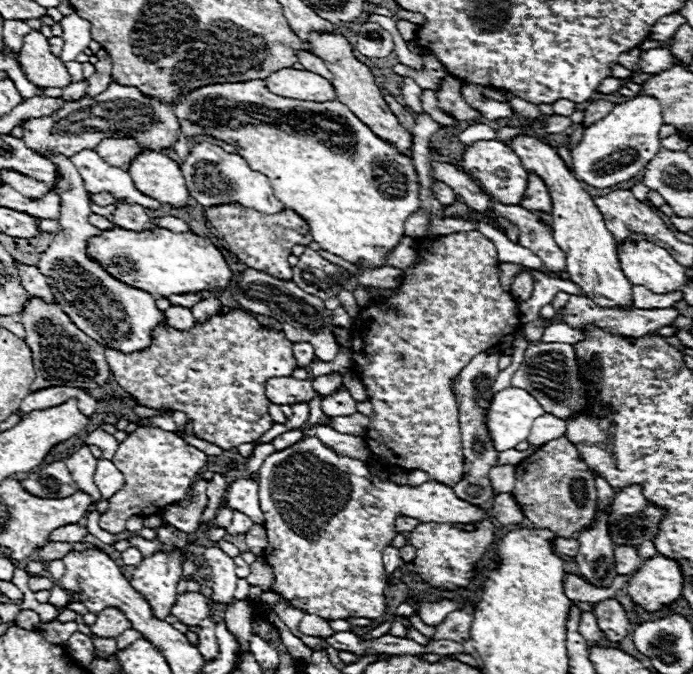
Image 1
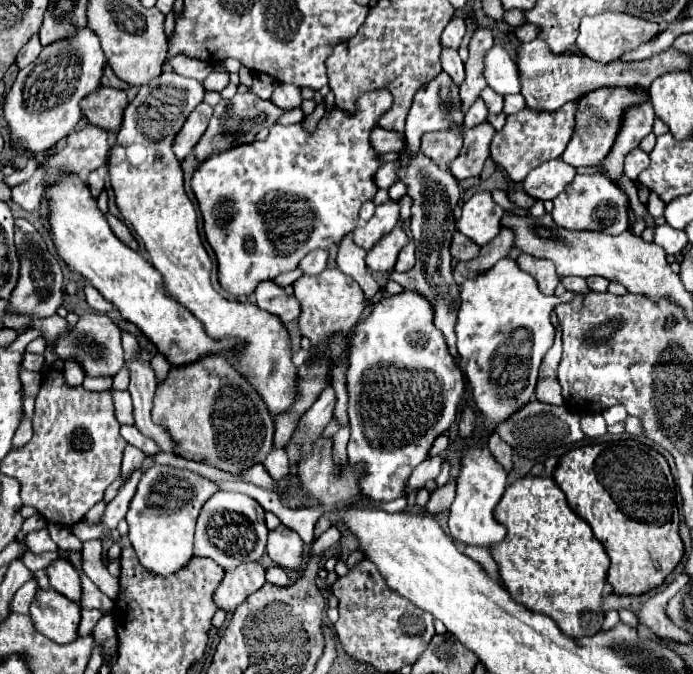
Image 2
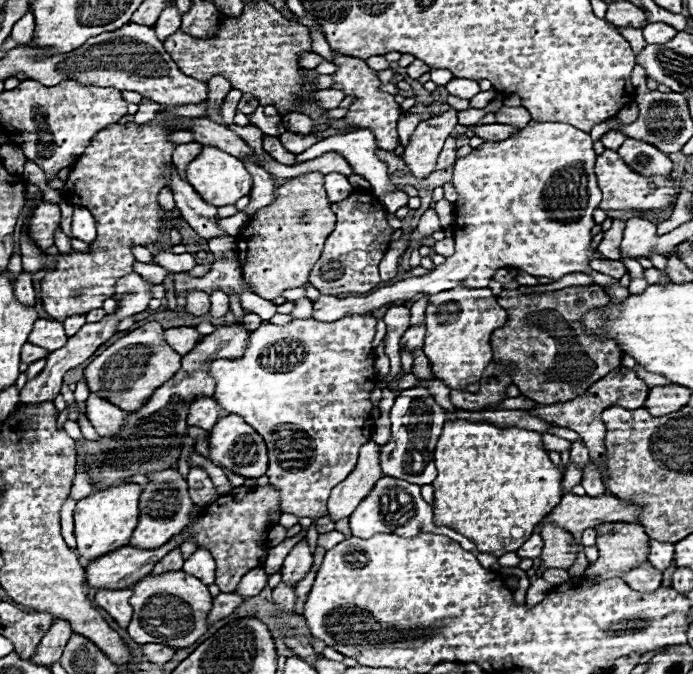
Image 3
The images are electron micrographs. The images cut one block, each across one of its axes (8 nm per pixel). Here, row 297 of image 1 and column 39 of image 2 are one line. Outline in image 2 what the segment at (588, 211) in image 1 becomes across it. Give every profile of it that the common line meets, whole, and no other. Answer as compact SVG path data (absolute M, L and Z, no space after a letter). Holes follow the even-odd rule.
M36 590L30 604L30 618L40 634L46 638L66 644L76 638L80 622L80 604L70 602L56 590Z

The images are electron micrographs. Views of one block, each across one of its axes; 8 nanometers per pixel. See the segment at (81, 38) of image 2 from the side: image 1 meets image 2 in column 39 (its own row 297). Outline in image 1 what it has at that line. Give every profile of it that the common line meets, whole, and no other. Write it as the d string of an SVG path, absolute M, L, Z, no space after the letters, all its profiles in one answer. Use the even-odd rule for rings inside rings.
M44 152L44 158L52 160L52 164L58 168L52 190L62 196L62 216L58 218L60 232L54 234L54 242L42 254L38 270L48 276L46 280L54 288L54 296L70 320L74 320L74 324L90 338L98 340L98 344L106 348L118 348L120 352L148 348L152 344L154 328L164 320L164 312L158 312L156 300L148 292L118 282L98 262L86 256L86 238L100 234L100 230L88 222L90 200L82 178L66 156Z

